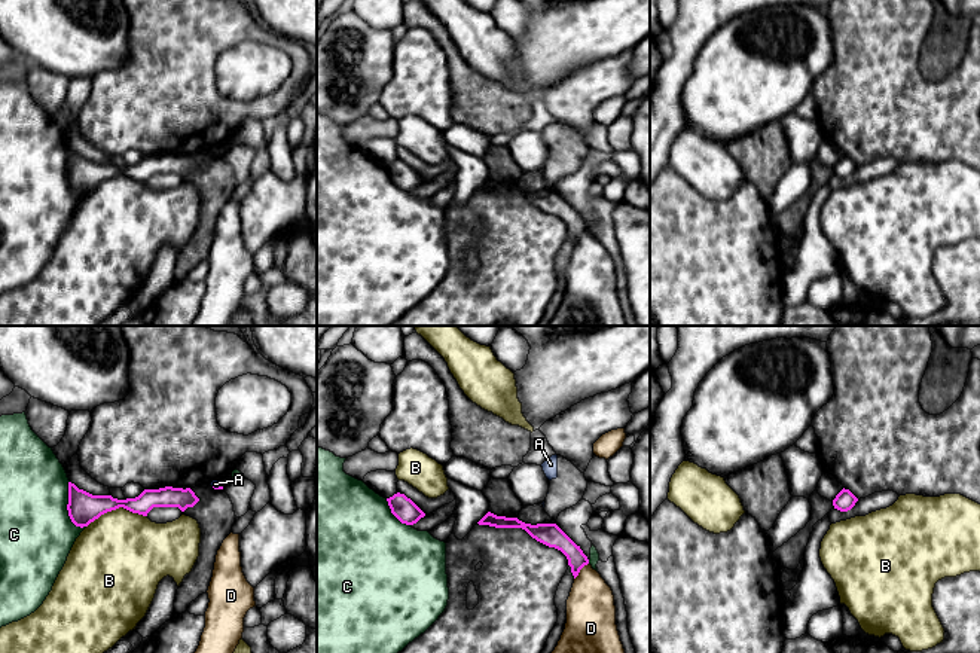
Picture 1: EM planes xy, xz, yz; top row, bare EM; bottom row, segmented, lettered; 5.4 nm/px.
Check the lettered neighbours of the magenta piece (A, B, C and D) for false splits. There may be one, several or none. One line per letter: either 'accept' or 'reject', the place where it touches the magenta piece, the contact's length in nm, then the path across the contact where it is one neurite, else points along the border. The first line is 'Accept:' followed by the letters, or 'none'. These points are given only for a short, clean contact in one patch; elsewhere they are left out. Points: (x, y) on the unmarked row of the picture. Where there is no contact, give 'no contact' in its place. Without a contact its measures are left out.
Accept: none
A: reject; meets magenta in xy at (216, 155); contact 40 nm long; border along xy (213, 152), (219, 153)
B: reject; meets magenta in xy at (116, 174); contact 340 nm long
C: reject; meets magenta in xy at (67, 173); contact 280 nm long
D: reject; meets magenta in xz at (579, 238); contact 120 nm long

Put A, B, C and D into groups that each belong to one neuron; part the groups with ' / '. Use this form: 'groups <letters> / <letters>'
groups A / B / C / D

